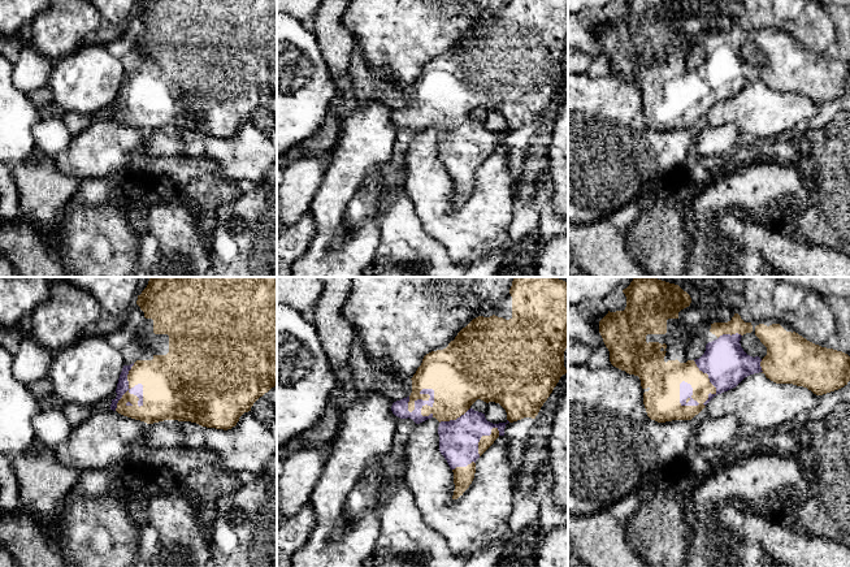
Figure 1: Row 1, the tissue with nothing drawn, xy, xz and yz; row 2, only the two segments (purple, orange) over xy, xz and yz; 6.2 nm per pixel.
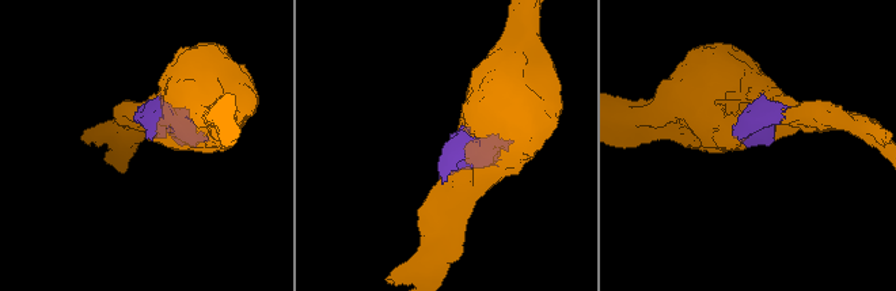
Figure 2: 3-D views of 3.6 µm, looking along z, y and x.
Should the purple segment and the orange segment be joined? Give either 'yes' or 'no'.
yes

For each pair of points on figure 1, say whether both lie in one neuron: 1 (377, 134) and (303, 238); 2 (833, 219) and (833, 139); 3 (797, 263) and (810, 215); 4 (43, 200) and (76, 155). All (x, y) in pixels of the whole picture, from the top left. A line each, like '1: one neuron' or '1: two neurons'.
1: two neurons
2: one neuron
3: two neurons
4: two neurons

